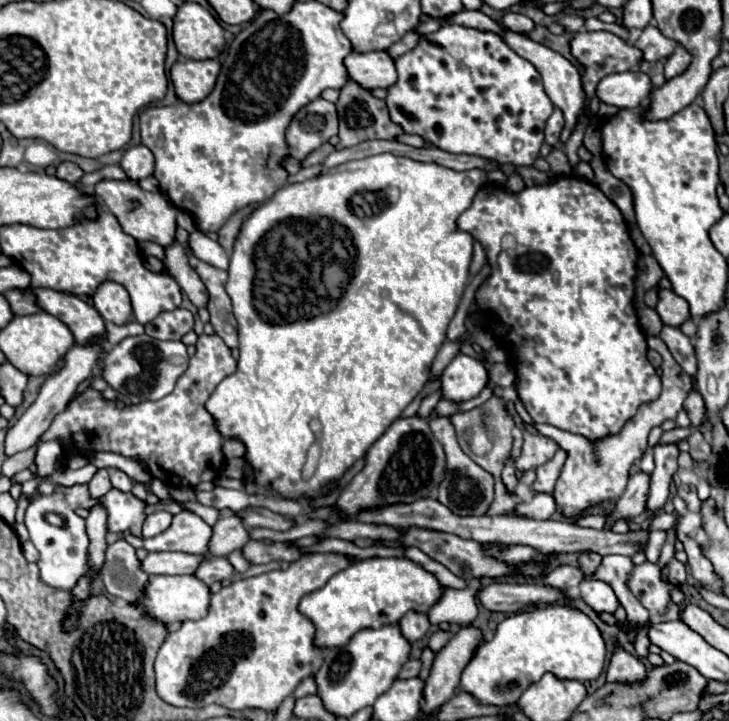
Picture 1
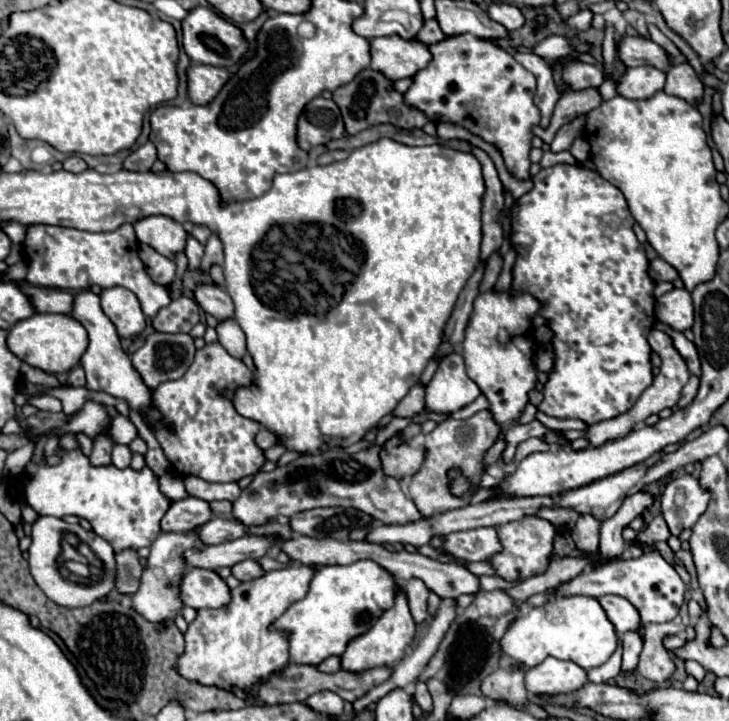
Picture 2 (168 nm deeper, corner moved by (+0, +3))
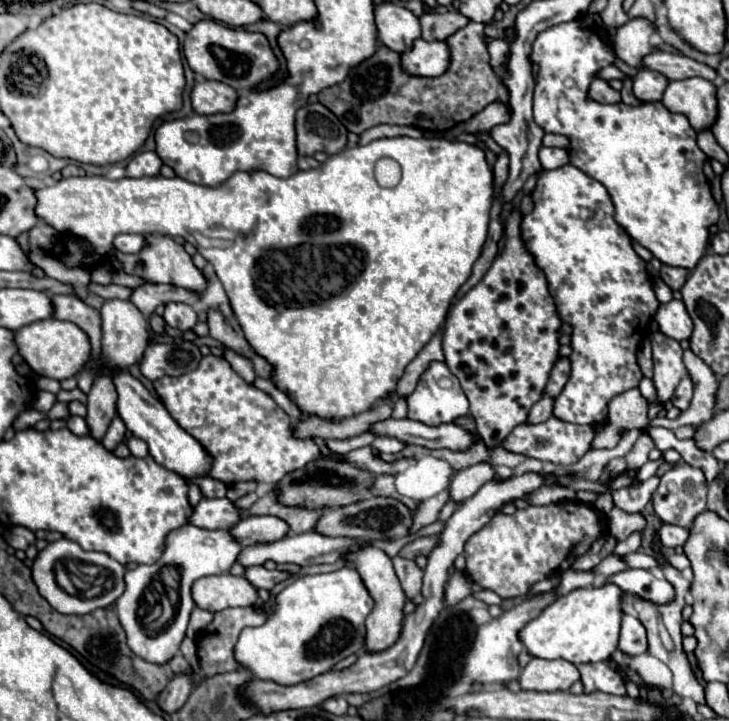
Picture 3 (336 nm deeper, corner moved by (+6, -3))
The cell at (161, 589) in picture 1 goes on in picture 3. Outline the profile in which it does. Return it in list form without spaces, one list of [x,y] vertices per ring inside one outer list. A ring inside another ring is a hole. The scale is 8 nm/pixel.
[[[232,574],[204,576],[192,586],[194,602],[210,612],[234,606],[252,606],[258,600],[258,590],[244,578]]]

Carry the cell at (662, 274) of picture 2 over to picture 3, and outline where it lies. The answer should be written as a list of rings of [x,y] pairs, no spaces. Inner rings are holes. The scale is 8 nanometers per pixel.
[[[662,266],[660,270],[660,278],[672,288],[672,290],[680,290],[682,284],[686,282],[686,276],[690,274],[690,270],[686,268],[678,268],[678,266]]]

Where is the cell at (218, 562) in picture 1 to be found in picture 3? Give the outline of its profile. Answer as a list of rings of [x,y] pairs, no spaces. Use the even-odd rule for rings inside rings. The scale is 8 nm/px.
[[[264,566],[258,568],[246,568],[244,574],[256,588],[264,588],[264,590],[272,590],[278,582],[284,582],[292,576],[292,572],[284,572],[284,570],[266,570]]]

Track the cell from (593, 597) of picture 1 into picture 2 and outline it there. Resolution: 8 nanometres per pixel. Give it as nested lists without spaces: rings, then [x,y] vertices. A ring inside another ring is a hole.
[[[604,594],[604,596],[596,598],[596,600],[604,608],[604,612],[608,614],[608,620],[614,624],[618,634],[640,628],[638,610],[626,598],[620,598],[620,596],[614,596],[614,594]]]

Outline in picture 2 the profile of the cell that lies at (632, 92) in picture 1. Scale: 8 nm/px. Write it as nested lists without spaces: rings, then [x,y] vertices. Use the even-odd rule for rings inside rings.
[[[638,66],[628,68],[618,80],[616,80],[616,92],[622,98],[638,100],[638,98],[650,98],[658,90],[664,88],[664,72],[656,70],[652,66]]]

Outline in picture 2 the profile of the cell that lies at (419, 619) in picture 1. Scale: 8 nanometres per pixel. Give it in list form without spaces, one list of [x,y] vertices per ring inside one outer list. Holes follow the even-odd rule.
[[[412,578],[412,580],[404,582],[402,588],[406,592],[410,614],[412,614],[414,622],[422,624],[428,618],[428,596],[430,596],[430,590],[418,578]]]

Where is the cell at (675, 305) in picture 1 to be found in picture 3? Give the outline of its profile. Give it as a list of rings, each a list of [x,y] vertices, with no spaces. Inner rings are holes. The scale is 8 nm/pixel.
[[[670,300],[666,304],[660,304],[656,312],[656,322],[660,330],[674,340],[688,340],[694,328],[682,300]]]

